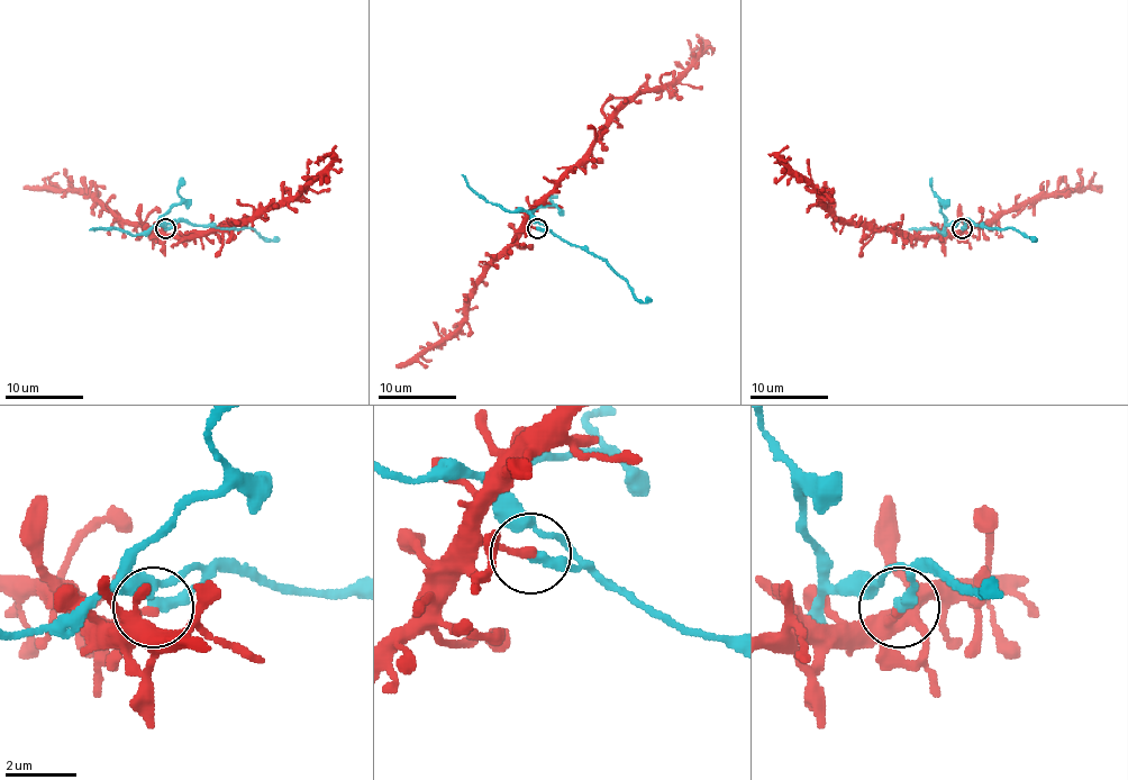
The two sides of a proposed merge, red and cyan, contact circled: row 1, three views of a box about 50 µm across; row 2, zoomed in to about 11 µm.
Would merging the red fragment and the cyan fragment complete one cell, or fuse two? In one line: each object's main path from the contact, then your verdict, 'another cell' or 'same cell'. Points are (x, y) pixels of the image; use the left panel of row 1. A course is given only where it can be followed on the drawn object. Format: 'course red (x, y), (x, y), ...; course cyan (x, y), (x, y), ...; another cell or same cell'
course red (165, 228), (154, 233), (201, 236), (252, 220), (265, 209), (293, 199), (330, 157), (320, 155), (315, 163); course cyan (165, 228), (181, 220), (220, 228), (252, 228), (265, 238), (280, 241); another cell

